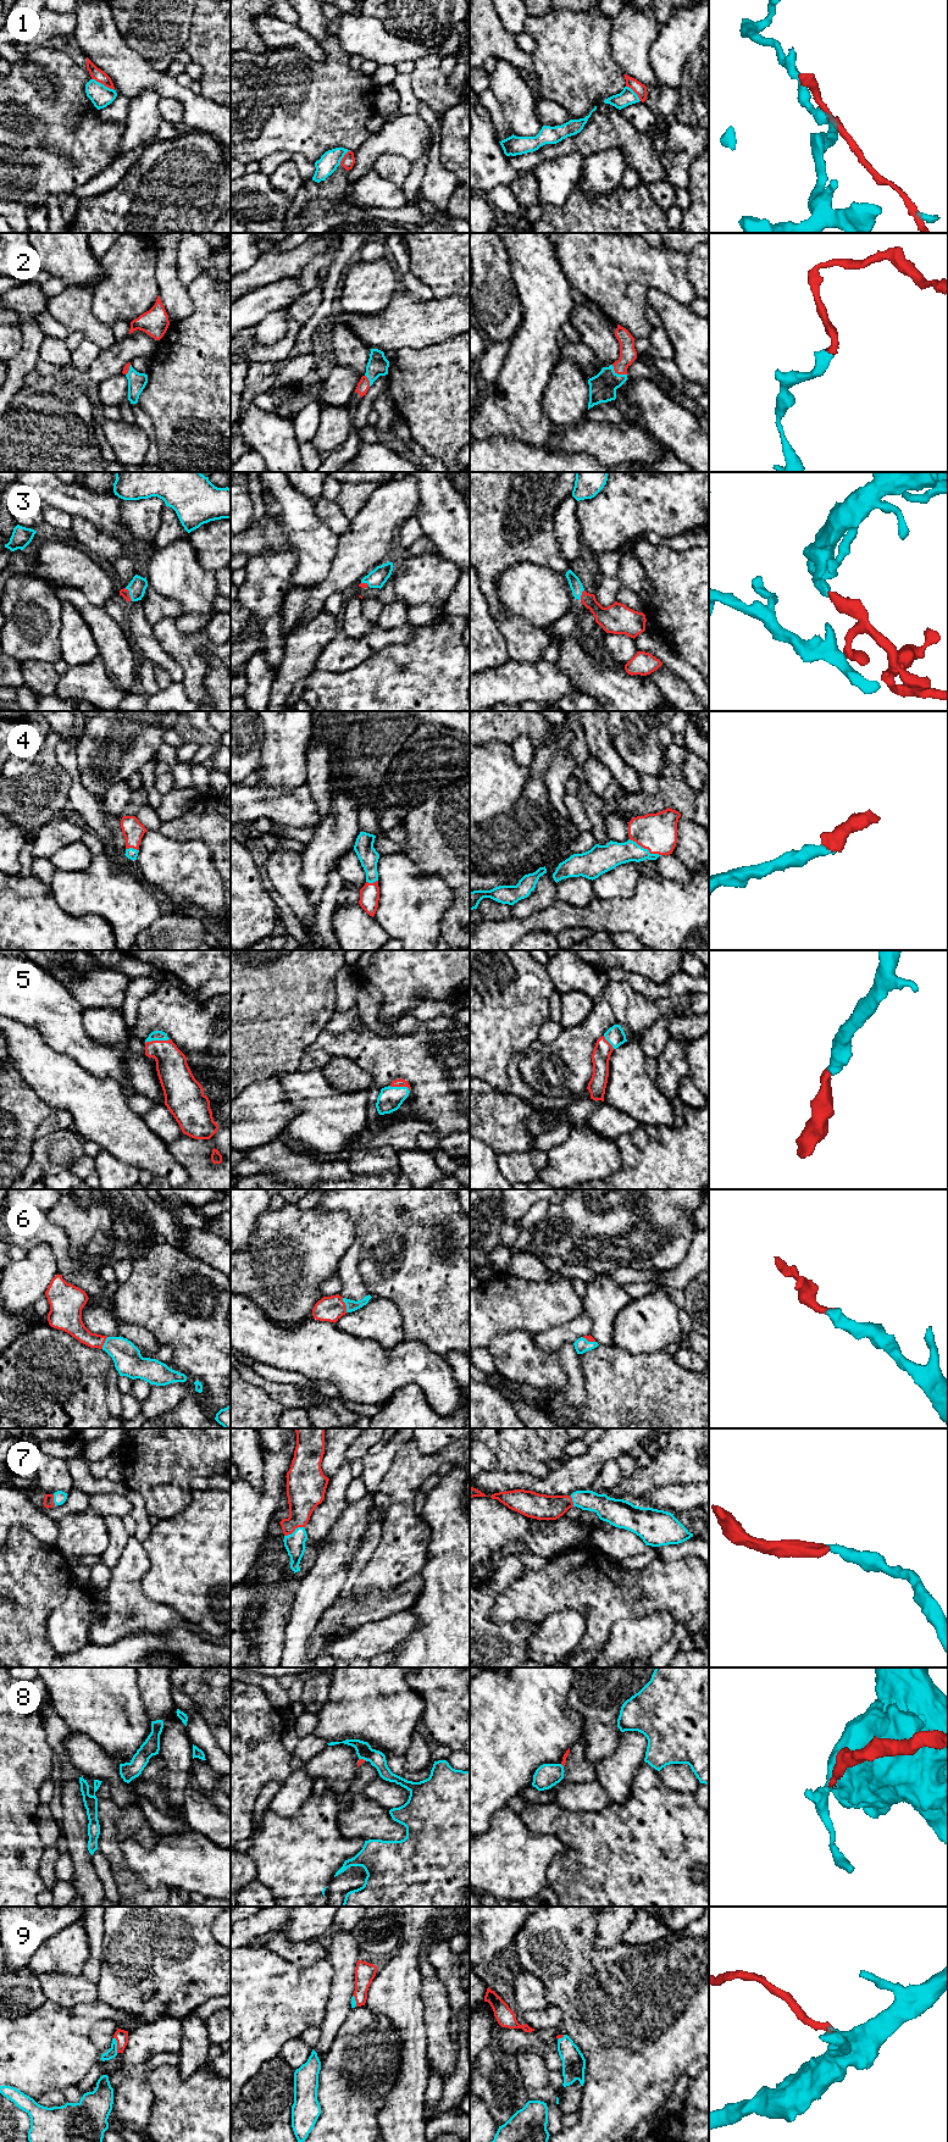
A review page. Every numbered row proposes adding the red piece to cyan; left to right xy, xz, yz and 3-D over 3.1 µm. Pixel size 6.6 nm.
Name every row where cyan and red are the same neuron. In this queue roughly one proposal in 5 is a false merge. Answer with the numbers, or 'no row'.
2, 3, 4, 5, 6, 7, 9

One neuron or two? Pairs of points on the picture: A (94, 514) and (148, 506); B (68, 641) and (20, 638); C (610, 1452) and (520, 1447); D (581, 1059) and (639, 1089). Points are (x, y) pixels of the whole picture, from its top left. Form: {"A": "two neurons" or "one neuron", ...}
{"A": "two neurons", "B": "two neurons", "C": "two neurons", "D": "two neurons"}

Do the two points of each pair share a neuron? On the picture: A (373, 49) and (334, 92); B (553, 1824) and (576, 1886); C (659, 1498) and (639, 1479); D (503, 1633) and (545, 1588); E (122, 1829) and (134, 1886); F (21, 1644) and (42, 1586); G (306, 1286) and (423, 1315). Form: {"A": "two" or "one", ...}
{"A": "two", "B": "one", "C": "two", "D": "two", "E": "one", "F": "one", "G": "two"}

